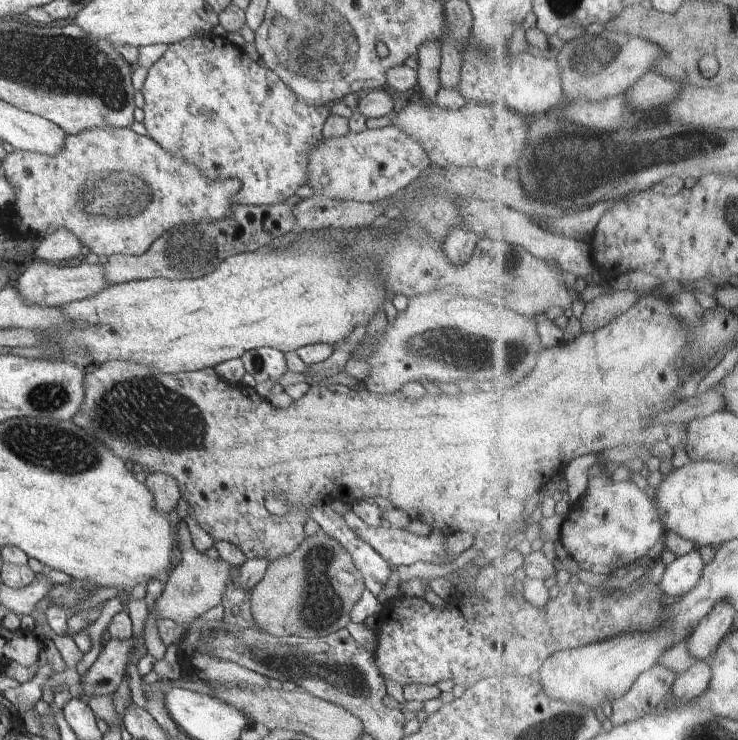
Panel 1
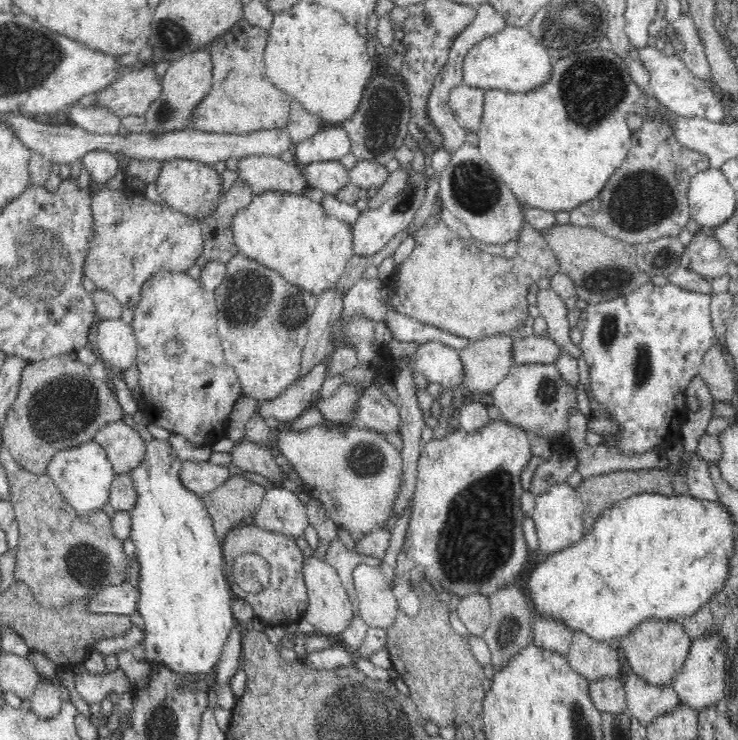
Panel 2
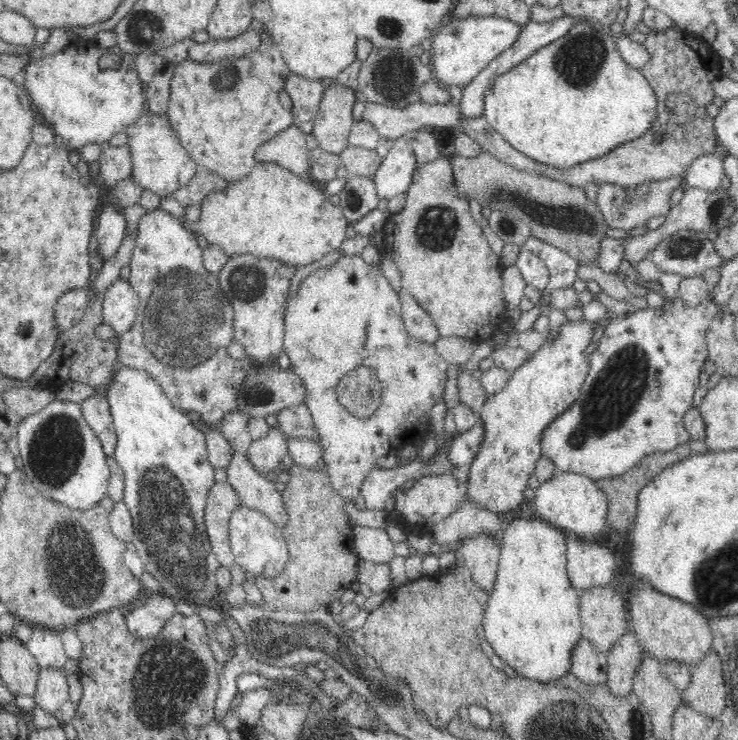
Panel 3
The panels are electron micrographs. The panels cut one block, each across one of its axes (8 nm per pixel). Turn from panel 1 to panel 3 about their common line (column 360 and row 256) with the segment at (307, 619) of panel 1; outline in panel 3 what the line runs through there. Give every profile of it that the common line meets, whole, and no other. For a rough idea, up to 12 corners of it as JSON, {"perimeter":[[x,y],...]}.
{"perimeter":[[486,151],[450,157],[456,190],[597,264],[611,226],[582,187]]}

